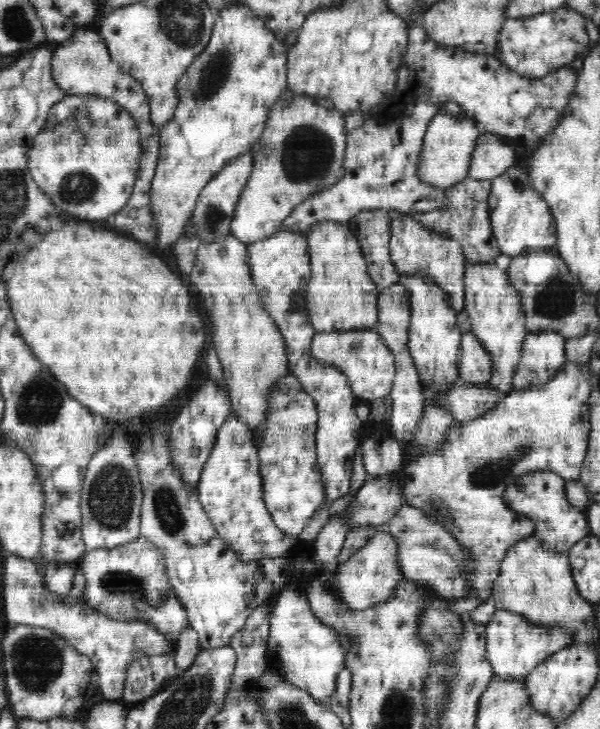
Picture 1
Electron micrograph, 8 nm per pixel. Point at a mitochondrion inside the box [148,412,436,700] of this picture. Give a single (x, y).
(170, 515)

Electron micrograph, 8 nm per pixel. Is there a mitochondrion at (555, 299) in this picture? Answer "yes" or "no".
yes

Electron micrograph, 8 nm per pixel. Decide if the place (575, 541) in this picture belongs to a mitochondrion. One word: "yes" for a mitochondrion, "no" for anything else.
no

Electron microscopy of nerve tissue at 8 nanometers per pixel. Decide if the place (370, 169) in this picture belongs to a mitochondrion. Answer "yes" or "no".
no

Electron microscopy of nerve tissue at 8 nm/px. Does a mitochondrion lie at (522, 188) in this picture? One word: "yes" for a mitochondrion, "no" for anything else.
yes

